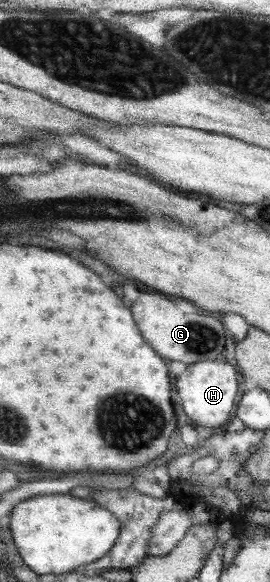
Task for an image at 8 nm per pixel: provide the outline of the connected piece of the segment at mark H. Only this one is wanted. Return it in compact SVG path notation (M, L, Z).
M206 360L188 365L186 372L176 382L178 394L182 398L184 414L192 419L196 427L216 428L229 422L234 410L234 400L238 394L238 372L228 361Z

